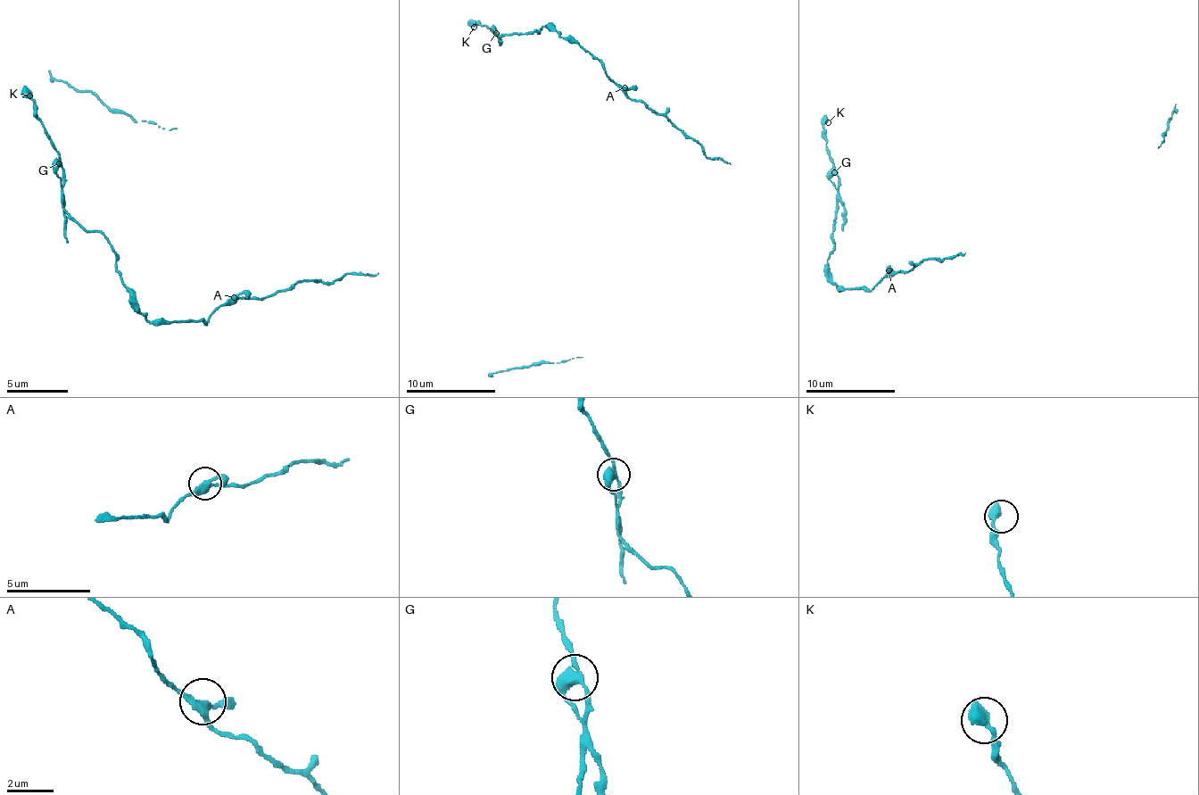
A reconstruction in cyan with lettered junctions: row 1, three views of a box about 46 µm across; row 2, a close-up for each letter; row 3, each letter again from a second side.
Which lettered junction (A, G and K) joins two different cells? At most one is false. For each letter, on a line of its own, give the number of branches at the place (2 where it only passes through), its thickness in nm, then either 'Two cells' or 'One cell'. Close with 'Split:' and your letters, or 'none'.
A: Branches: 3. Thickness 320 nm. One cell
G: Branches: 3. Thickness 340 nm. Two cells
K: Branches: 1. Thickness 550 nm. One cell
Split: G

